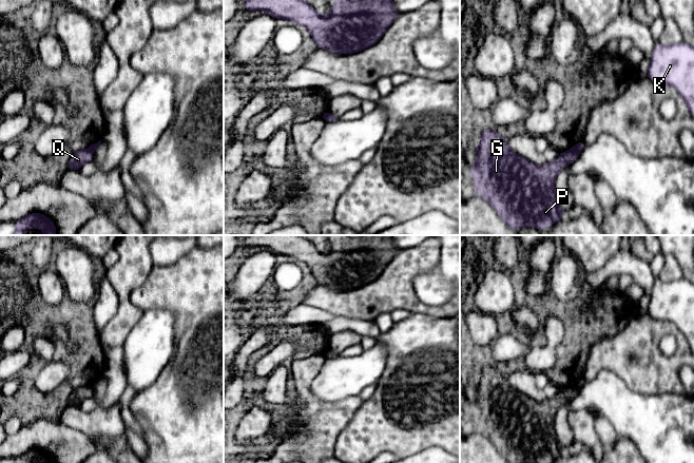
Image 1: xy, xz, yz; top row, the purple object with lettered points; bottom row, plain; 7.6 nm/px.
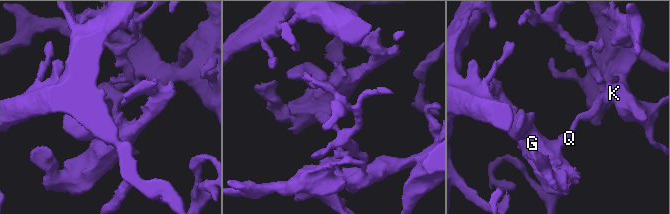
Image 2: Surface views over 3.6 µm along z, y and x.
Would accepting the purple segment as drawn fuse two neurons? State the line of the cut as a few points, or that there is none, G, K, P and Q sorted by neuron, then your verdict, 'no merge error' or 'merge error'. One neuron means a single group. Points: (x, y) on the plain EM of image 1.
cut yz (573, 384), (579, 388); groups G P Q / K; merge error

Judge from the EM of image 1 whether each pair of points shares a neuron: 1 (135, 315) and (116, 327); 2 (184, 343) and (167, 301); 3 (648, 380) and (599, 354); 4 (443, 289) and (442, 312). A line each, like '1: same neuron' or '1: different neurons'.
1: same neuron
2: same neuron
3: same neuron
4: different neurons

